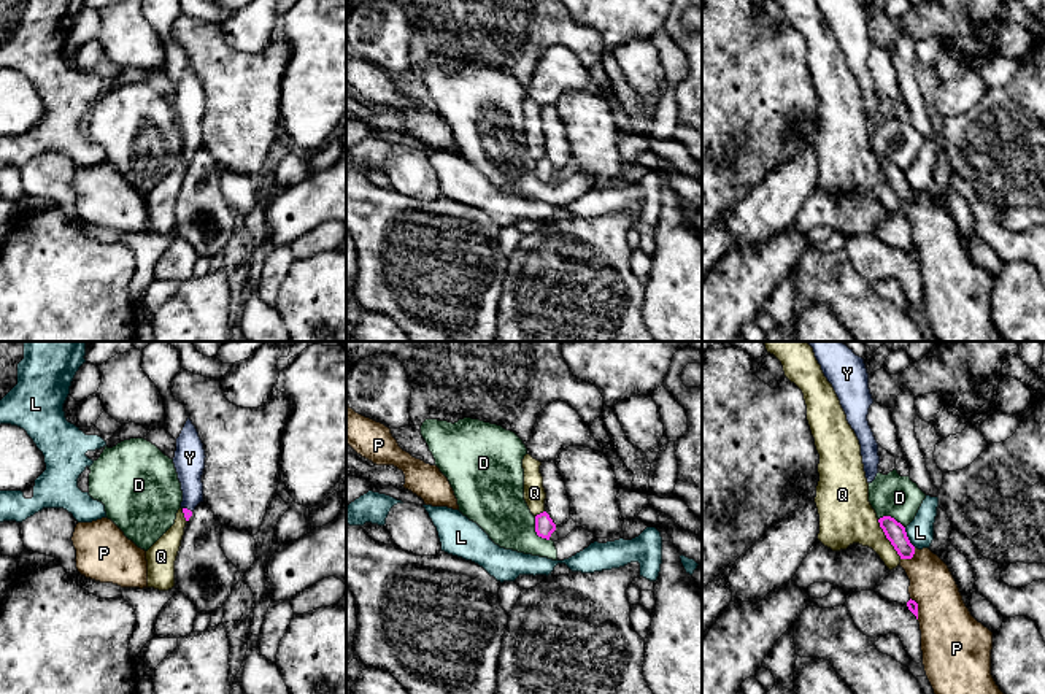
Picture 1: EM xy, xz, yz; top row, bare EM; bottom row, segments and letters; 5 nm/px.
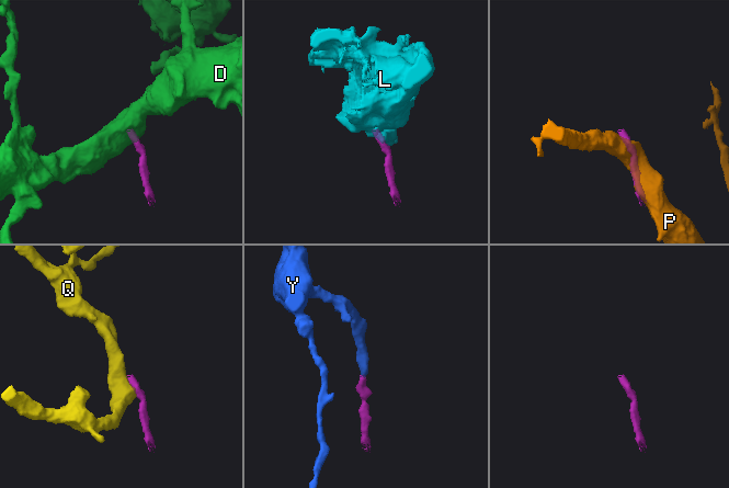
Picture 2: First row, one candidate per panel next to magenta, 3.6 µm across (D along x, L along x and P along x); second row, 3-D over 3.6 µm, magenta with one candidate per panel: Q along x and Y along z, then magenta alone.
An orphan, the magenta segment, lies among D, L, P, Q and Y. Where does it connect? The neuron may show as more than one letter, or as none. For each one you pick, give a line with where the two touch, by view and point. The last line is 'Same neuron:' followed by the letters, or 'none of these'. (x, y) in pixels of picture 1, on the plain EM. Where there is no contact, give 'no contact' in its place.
Y: xy (186, 153)
Same neuron: Y

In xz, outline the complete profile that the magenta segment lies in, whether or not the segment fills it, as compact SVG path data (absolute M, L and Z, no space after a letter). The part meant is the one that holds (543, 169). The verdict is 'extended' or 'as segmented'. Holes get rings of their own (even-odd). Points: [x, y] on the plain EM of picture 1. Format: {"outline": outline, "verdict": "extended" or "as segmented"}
{"outline": "M546 156L535 160L535 176L538 181L549 184L551 178L556 175L556 168Z", "verdict": "as segmented"}

